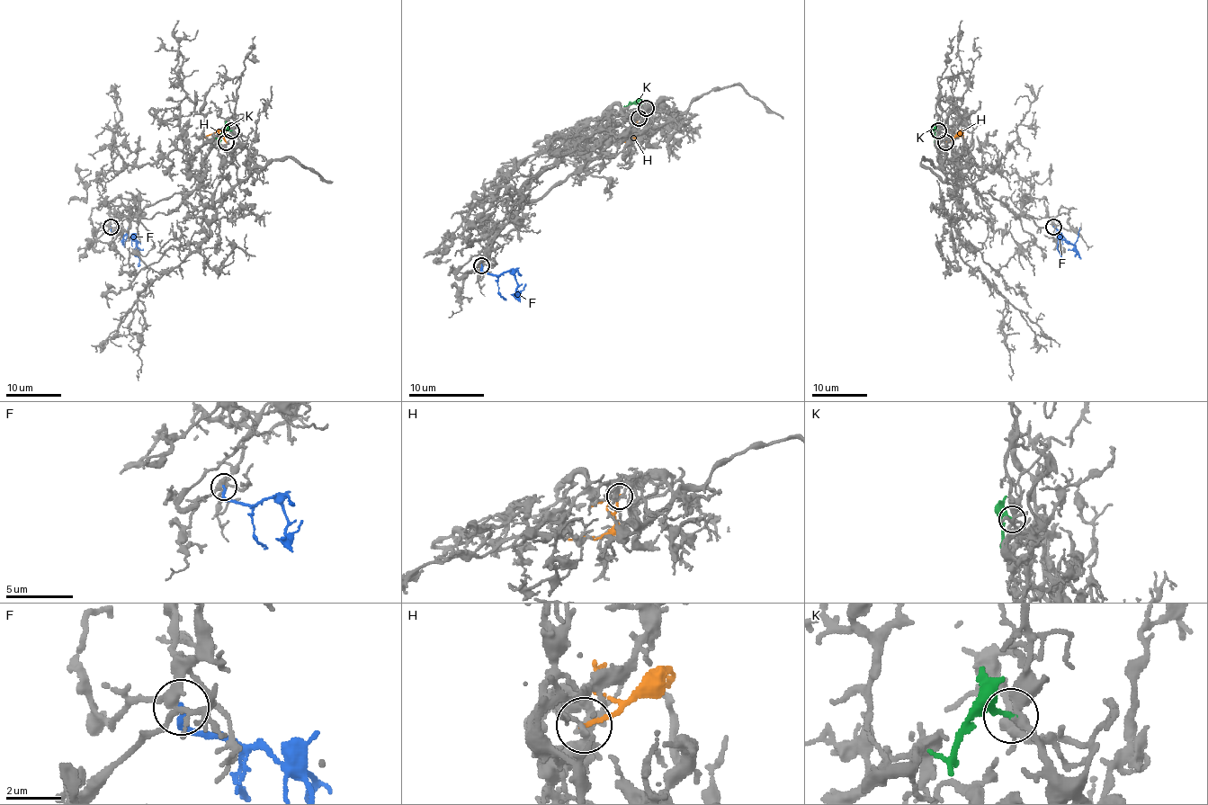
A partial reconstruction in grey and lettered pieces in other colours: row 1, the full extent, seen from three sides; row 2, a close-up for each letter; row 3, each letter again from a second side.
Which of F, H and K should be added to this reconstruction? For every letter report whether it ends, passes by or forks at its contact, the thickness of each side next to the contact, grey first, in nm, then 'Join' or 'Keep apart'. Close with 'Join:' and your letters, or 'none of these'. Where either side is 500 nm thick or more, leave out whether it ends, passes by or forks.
F: It ends there. Thickness 320 nm (grey) against 200 nm. Keep apart
H: It ends there. Thickness 360 nm (grey) against 150 nm. Keep apart
K: It ends there. Thickness 380 nm (grey) against 190 nm. Join
Join: K

